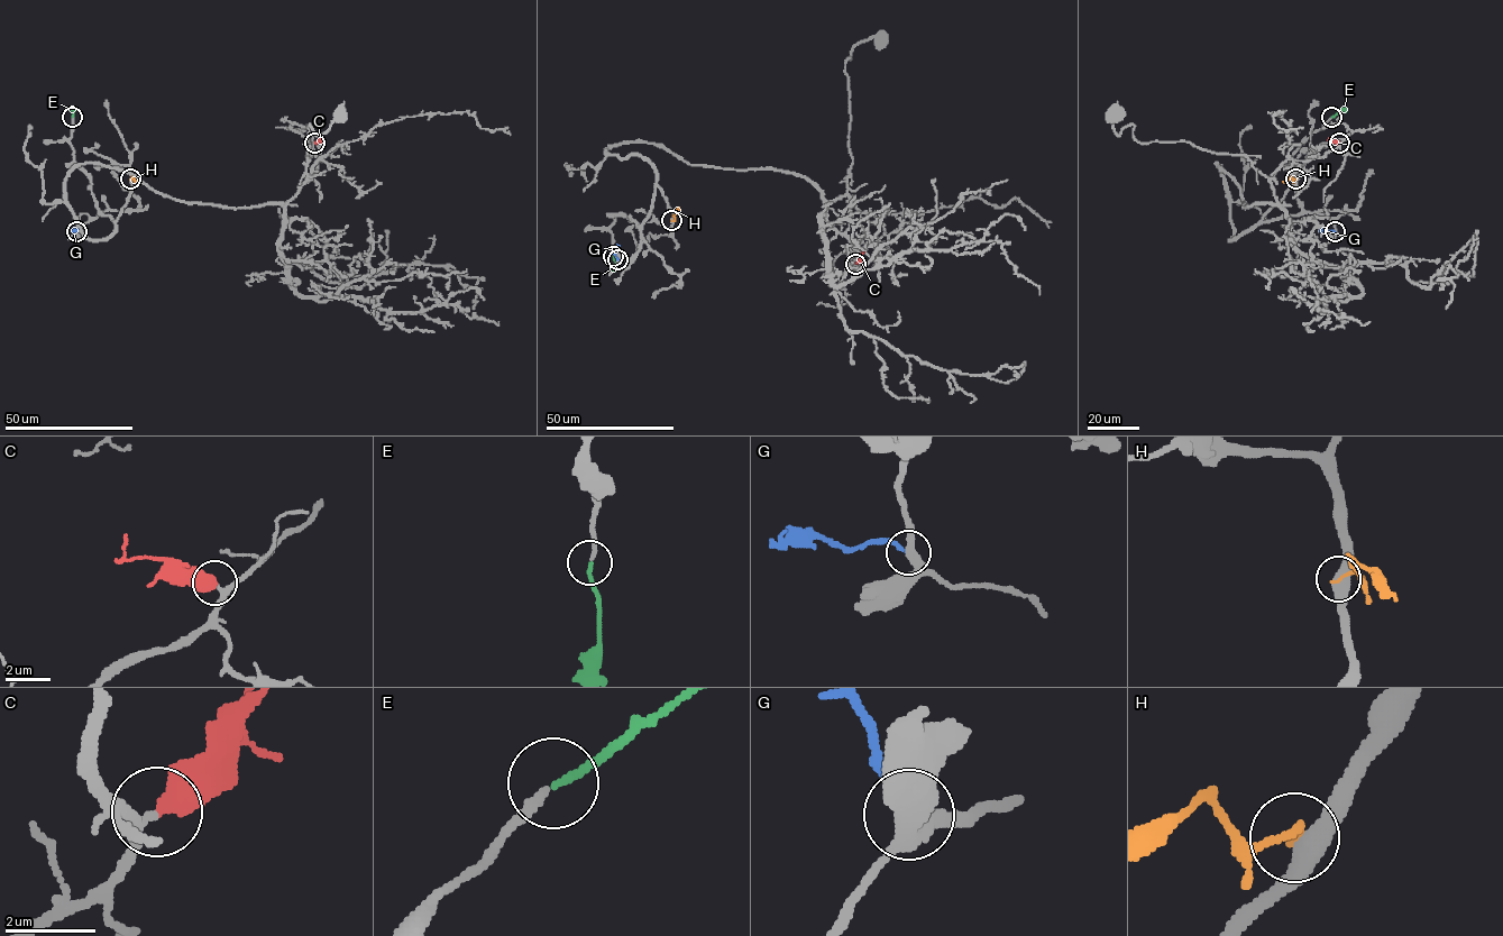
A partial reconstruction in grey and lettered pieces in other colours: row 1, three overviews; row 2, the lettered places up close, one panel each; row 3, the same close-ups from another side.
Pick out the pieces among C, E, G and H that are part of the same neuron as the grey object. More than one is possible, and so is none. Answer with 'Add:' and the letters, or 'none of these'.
Add: C, E

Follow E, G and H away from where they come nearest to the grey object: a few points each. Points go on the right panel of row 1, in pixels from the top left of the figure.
E: (1331, 117), (1346, 108)
G: (1336, 231), (1319, 230)
H: (1297, 179), (1282, 181)

